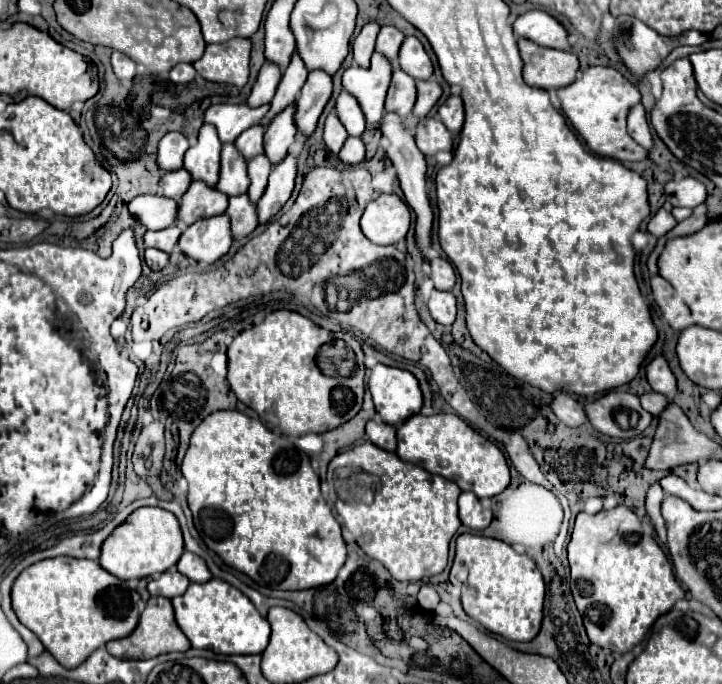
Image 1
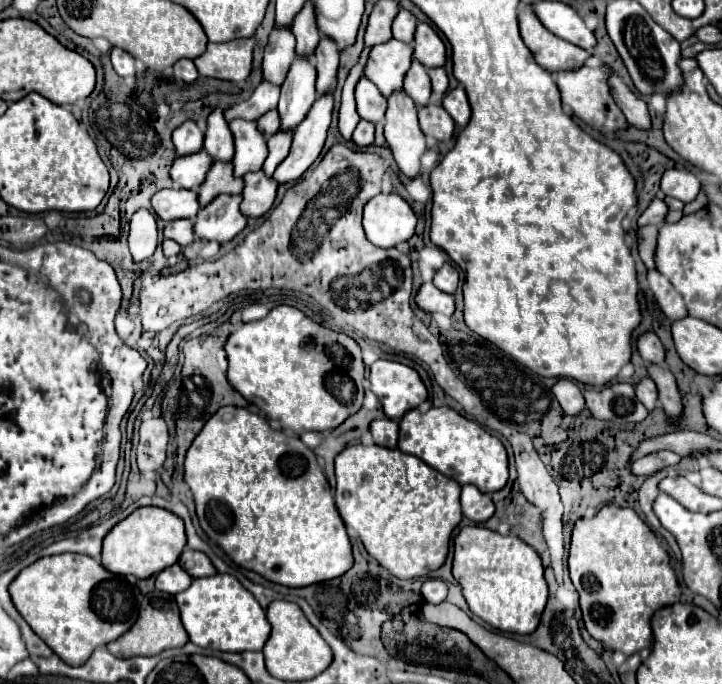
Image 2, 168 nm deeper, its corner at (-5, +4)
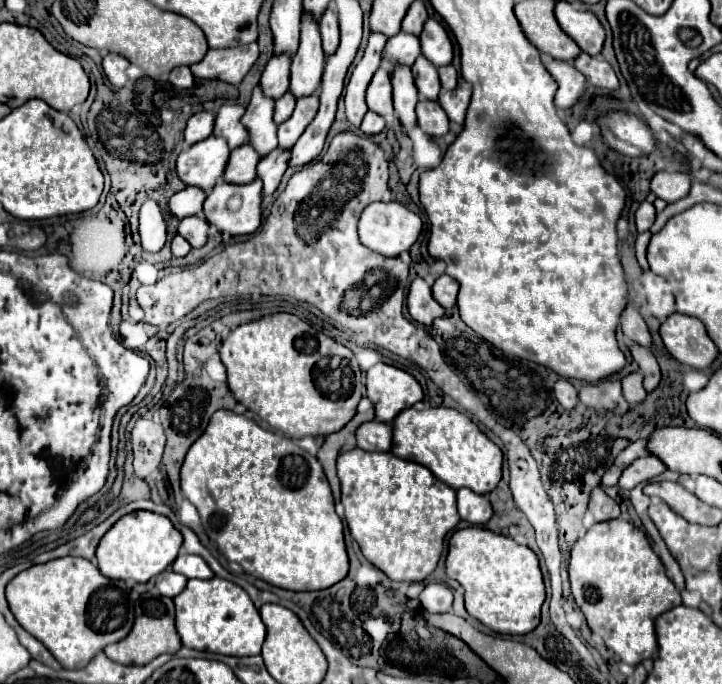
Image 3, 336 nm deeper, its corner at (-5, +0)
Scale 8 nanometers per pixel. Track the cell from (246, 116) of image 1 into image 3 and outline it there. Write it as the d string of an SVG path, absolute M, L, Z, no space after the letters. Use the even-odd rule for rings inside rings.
M272 57L262 73L260 79L260 89L268 99L280 99L288 91L288 63L290 57Z

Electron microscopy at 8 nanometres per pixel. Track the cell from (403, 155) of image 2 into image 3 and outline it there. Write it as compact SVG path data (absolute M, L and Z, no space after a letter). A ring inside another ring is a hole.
M398 67L396 75L392 75L392 99L394 109L400 119L402 131L408 133L416 125L416 103L418 103L418 91L414 87L412 71L408 67Z

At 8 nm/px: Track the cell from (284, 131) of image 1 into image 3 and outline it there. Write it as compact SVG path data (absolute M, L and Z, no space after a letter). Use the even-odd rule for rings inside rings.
M302 17L302 33L298 53L292 57L290 67L290 87L288 91L294 99L308 97L320 87L320 75L324 69L324 53L320 45L318 23L310 17Z

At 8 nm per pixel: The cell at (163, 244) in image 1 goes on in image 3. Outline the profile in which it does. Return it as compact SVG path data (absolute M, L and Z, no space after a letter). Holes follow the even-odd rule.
M186 217L178 225L178 235L182 235L192 247L202 247L206 243L208 223L202 217Z

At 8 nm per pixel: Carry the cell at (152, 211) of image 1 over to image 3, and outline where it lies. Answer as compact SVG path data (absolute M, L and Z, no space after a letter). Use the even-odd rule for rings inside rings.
M186 187L186 189L182 189L170 197L168 207L170 207L170 213L174 217L184 219L184 217L200 215L204 199L206 199L204 191L200 191L198 187Z

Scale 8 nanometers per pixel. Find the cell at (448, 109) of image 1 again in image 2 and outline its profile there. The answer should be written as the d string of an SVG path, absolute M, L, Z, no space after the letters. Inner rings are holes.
M458 85L452 91L448 91L444 95L442 105L450 113L450 117L456 121L458 127L464 127L470 121L470 103L468 103L468 97L466 97L462 85Z

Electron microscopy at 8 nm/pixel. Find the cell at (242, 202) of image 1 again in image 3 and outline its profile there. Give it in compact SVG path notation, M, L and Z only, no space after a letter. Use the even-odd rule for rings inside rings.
M274 149L270 155L260 159L258 179L262 181L262 195L264 197L272 195L278 189L282 175L286 173L286 167L288 167L288 151Z

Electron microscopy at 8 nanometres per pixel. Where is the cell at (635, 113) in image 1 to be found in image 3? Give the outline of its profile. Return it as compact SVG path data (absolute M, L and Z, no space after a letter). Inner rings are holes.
M580 53L580 57L574 59L574 65L594 87L602 87L604 91L616 91L620 87L614 69L602 57L590 57L586 53Z

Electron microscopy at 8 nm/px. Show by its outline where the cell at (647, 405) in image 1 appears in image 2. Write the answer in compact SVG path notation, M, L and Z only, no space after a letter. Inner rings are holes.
M644 377L638 385L636 385L636 397L640 399L640 403L652 411L652 407L656 407L656 399L658 399L658 389L654 385L654 381L650 377Z

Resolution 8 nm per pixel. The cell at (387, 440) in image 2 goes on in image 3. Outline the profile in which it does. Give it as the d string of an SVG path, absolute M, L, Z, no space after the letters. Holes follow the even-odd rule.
M368 421L358 427L356 439L358 447L364 451L390 451L392 427L382 421Z

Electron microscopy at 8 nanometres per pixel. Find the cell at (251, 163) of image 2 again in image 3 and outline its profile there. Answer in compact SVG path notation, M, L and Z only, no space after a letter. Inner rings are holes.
M254 89L252 101L246 107L244 117L240 119L248 131L248 143L254 147L260 157L266 157L272 149L276 149L276 125L272 121L274 101L264 99L260 89Z

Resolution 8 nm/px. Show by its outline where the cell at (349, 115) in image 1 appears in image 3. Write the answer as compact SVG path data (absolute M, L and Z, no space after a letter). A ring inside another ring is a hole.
M382 65L370 81L370 85L366 89L366 105L370 111L382 115L386 121L386 126L389 127L394 118L394 106L390 75L386 71L386 65Z

